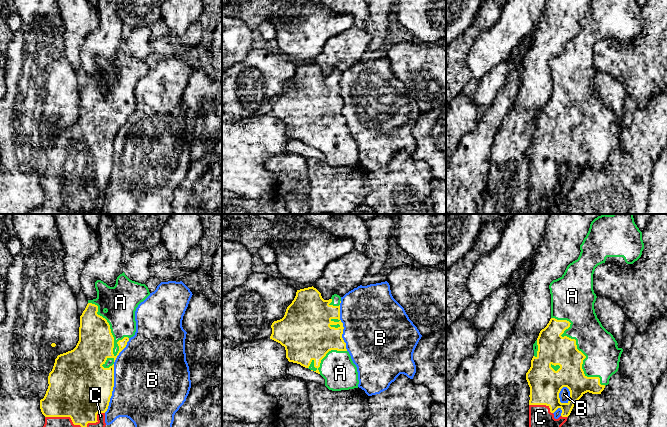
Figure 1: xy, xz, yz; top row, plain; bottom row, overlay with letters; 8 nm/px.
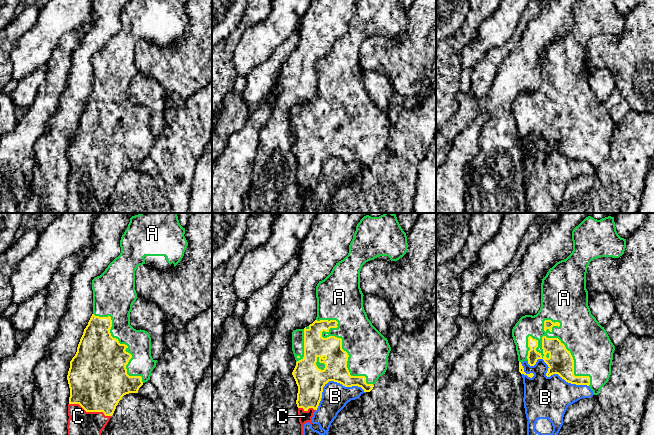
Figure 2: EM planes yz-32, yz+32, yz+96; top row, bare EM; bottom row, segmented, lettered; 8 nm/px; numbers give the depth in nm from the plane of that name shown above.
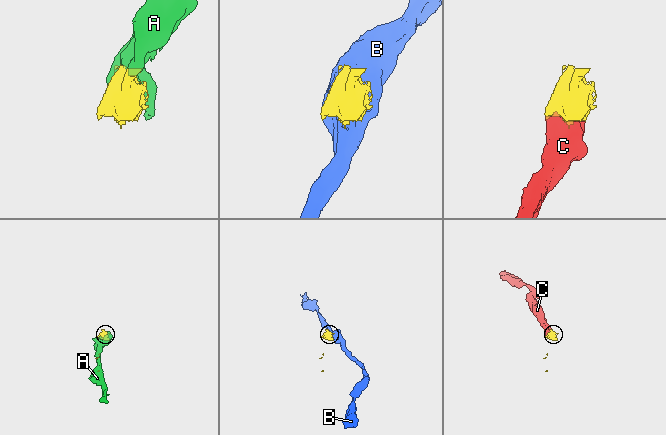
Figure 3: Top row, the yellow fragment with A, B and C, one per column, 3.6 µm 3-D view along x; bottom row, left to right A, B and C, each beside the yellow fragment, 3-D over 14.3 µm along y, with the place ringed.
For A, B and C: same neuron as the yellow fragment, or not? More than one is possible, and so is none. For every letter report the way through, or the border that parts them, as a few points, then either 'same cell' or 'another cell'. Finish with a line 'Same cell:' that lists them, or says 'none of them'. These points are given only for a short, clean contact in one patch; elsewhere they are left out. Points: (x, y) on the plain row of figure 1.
A: same cell
B: another cell
C: same cell
Same cell: A, C

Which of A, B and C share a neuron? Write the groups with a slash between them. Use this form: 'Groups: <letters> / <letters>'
Groups: A C / B

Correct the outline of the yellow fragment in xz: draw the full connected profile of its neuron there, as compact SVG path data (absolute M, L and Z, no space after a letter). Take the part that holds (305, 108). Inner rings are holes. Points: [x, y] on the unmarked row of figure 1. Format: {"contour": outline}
{"contour": "M313 62L300 65L284 93L271 101L270 115L285 123L288 137L320 150L325 155L325 162L332 167L358 164L359 160L357 143L342 114L344 103L340 96L340 79L341 73L337 70L324 76Z"}

